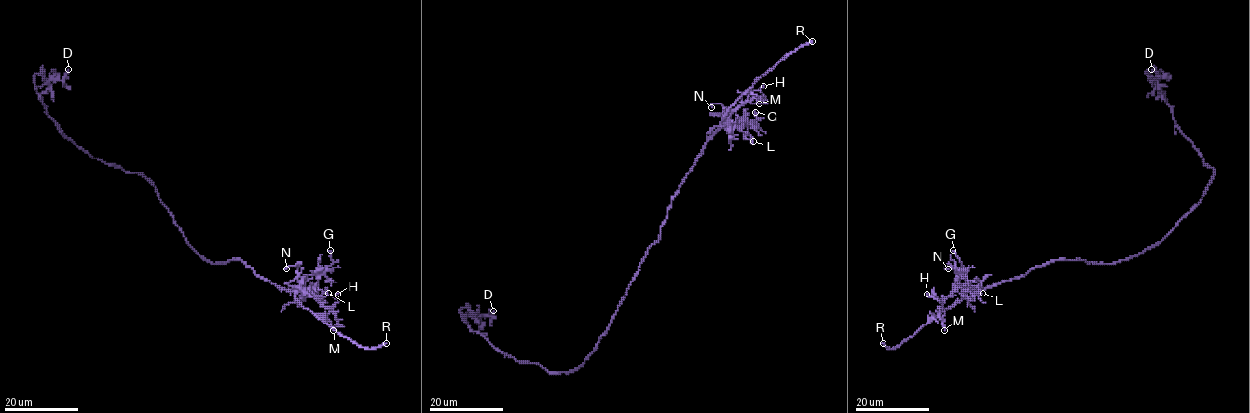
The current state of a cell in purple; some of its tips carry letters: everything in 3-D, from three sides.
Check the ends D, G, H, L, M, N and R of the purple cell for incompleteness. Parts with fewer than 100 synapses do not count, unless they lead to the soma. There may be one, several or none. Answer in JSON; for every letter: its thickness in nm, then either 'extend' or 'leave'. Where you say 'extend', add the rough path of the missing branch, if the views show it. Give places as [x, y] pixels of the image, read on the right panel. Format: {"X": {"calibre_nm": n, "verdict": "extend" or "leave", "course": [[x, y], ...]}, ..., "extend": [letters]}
{"D": {"calibre_nm": 170, "verdict": "leave"}, "G": {"calibre_nm": 90, "verdict": "leave"}, "H": {"calibre_nm": 130, "verdict": "leave"}, "L": {"calibre_nm": 120, "verdict": "leave"}, "M": {"calibre_nm": 100, "verdict": "leave"}, "N": {"calibre_nm": 140, "verdict": "leave"}, "R": {"calibre_nm": 160, "verdict": "extend"}, "extend": ["R"]}

